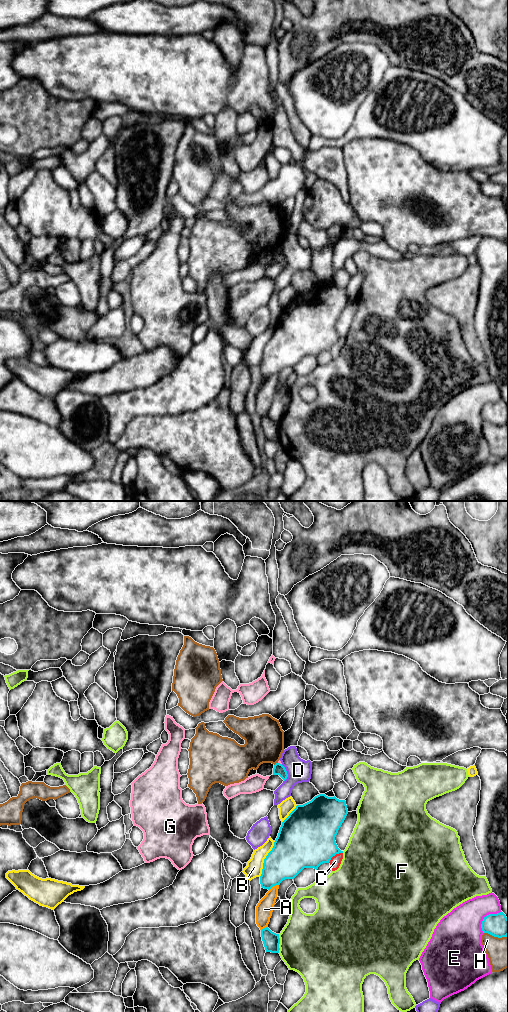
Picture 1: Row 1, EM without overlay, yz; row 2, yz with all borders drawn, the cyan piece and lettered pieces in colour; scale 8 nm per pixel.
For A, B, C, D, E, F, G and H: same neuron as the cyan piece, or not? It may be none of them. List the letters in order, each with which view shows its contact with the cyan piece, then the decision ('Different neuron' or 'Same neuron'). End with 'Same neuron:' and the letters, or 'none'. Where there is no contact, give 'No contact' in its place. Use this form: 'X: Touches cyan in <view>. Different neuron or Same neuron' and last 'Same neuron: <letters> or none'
A: Touches cyan in yz. Different neuron
B: Touches cyan in yz. Different neuron
C: Touches cyan in yz. Different neuron
D: Touches cyan in yz. Different neuron
E: Touches cyan in yz. Different neuron
F: Touches cyan in yz. Different neuron
G: Touches cyan in yz. Different neuron
H: Touches cyan in yz. Different neuron
Same neuron: none

